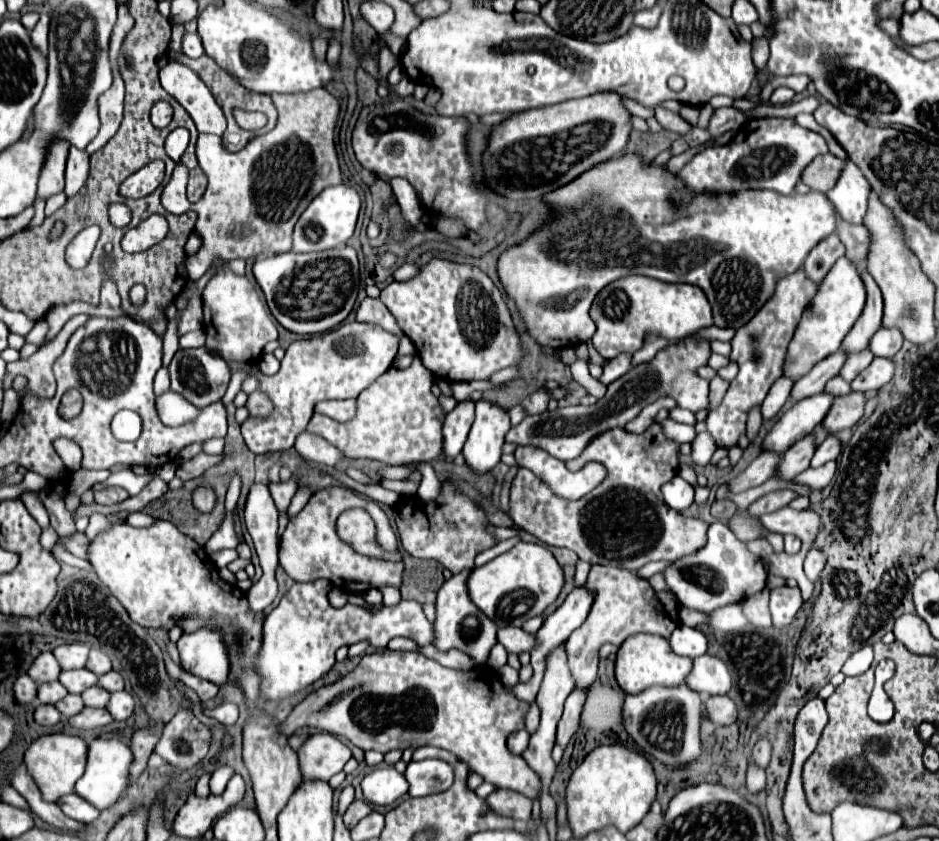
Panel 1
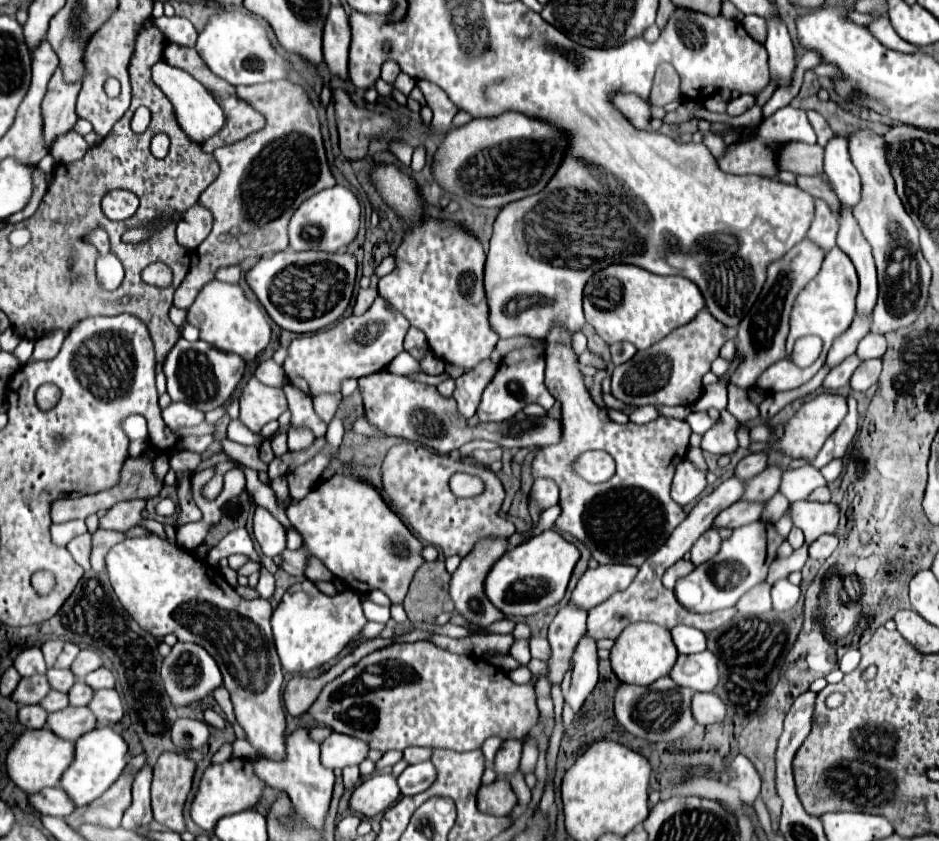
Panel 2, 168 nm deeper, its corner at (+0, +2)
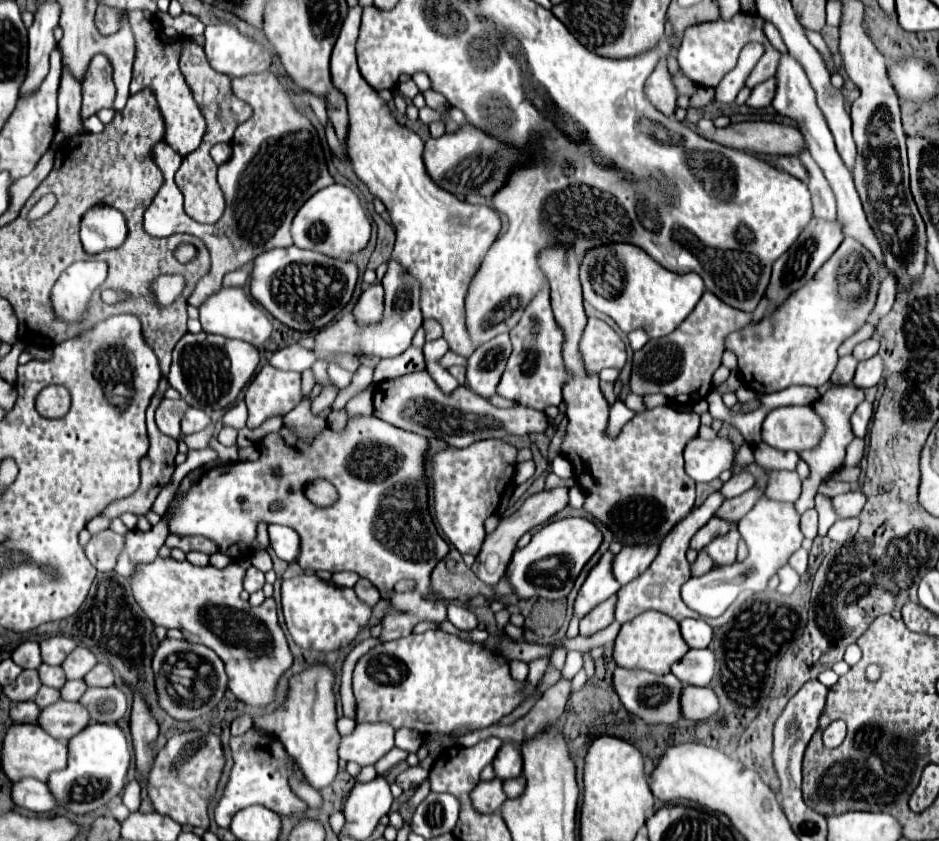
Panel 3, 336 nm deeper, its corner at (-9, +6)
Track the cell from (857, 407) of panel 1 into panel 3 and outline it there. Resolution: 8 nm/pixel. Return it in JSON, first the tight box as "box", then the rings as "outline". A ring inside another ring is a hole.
{"box":[794,384,864,514],"outline":[[[846,384],[846,386],[832,386],[824,396],[820,396],[812,408],[816,410],[816,414],[822,418],[824,422],[824,434],[818,442],[816,448],[810,448],[810,450],[802,450],[800,452],[800,458],[804,458],[804,462],[810,466],[810,478],[802,482],[802,496],[798,498],[798,502],[794,504],[796,512],[798,514],[804,514],[806,510],[814,508],[814,496],[816,496],[816,490],[818,490],[818,484],[834,474],[836,470],[842,468],[842,460],[844,460],[844,454],[846,454],[846,446],[854,440],[854,434],[850,432],[850,416],[852,412],[856,410],[856,406],[864,400],[864,392],[860,388],[856,388],[854,384]]]}

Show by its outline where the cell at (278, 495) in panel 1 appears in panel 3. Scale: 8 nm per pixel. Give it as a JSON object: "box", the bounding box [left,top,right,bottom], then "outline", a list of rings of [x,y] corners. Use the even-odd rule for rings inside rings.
{"box":[312,388,336,416],"outline":[[[328,388],[328,392],[326,392],[326,390],[322,390],[322,392],[320,392],[320,396],[312,402],[312,414],[314,414],[314,416],[318,416],[322,410],[326,410],[326,408],[334,402],[334,398],[336,398],[336,388],[332,388],[332,390]]]}

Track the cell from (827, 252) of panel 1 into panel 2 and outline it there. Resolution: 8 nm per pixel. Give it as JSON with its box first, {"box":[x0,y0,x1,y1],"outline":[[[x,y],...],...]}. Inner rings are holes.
{"box":[807,198,837,252],"outline":[[[815,198],[815,218],[813,218],[813,224],[811,224],[807,236],[815,244],[819,244],[825,252],[835,246],[837,216],[829,208],[829,204],[825,204],[825,200],[821,200],[821,198]]]}

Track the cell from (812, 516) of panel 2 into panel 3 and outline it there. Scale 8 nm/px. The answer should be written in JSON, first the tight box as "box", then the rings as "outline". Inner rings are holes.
{"box":[832,490,866,518],"outline":[[[850,490],[846,494],[834,496],[832,498],[832,508],[836,510],[838,518],[854,518],[862,512],[866,498],[862,496],[860,490]]]}

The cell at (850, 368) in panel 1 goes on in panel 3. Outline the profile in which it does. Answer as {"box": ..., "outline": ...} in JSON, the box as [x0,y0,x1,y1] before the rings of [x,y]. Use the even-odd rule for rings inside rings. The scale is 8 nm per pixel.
{"box":[832,356,858,384],"outline":[[[844,356],[838,360],[838,366],[836,370],[832,372],[832,384],[850,384],[852,378],[854,378],[854,372],[856,372],[856,366],[858,366],[858,360],[854,356]]]}

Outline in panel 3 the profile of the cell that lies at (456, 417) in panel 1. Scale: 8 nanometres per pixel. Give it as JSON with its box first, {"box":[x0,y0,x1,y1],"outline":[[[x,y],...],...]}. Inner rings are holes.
{"box":[466,334,512,398],"outline":[[[502,334],[484,342],[468,358],[468,372],[466,372],[468,388],[482,398],[494,396],[510,352],[512,352],[512,346],[510,346],[508,334]]]}

